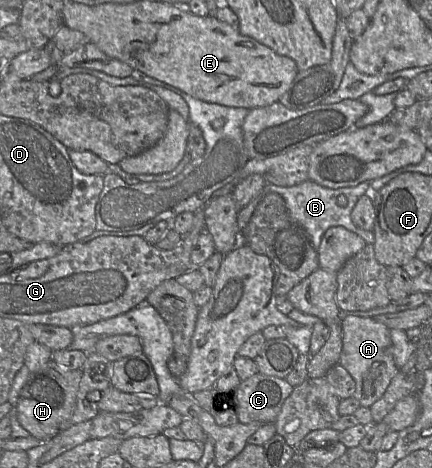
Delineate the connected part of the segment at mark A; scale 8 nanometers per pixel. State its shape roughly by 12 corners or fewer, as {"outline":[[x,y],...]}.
{"outline":[[341,314],[339,365],[370,408],[399,368],[390,329]]}

